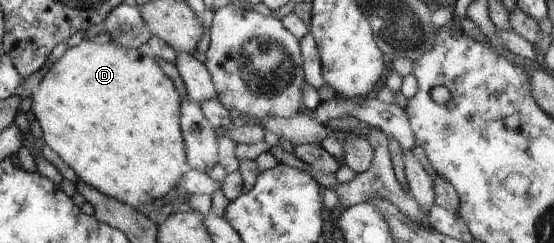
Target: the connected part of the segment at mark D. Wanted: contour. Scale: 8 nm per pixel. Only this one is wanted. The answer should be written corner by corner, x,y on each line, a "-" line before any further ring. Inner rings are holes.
88,39
72,48
68,48
62,58
53,63
40,83
40,89
32,95
33,104
31,109
36,115
36,121
41,125
42,139
45,144
53,149
72,168
76,175
83,179
90,187
97,189
100,193
108,197
124,202
129,206
140,207
153,201
160,202
172,194
183,181
187,172
187,159
185,143
182,135
180,116
181,99
178,89
174,86
172,79
164,73
158,63
146,49
125,48
111,42
105,44
95,44

